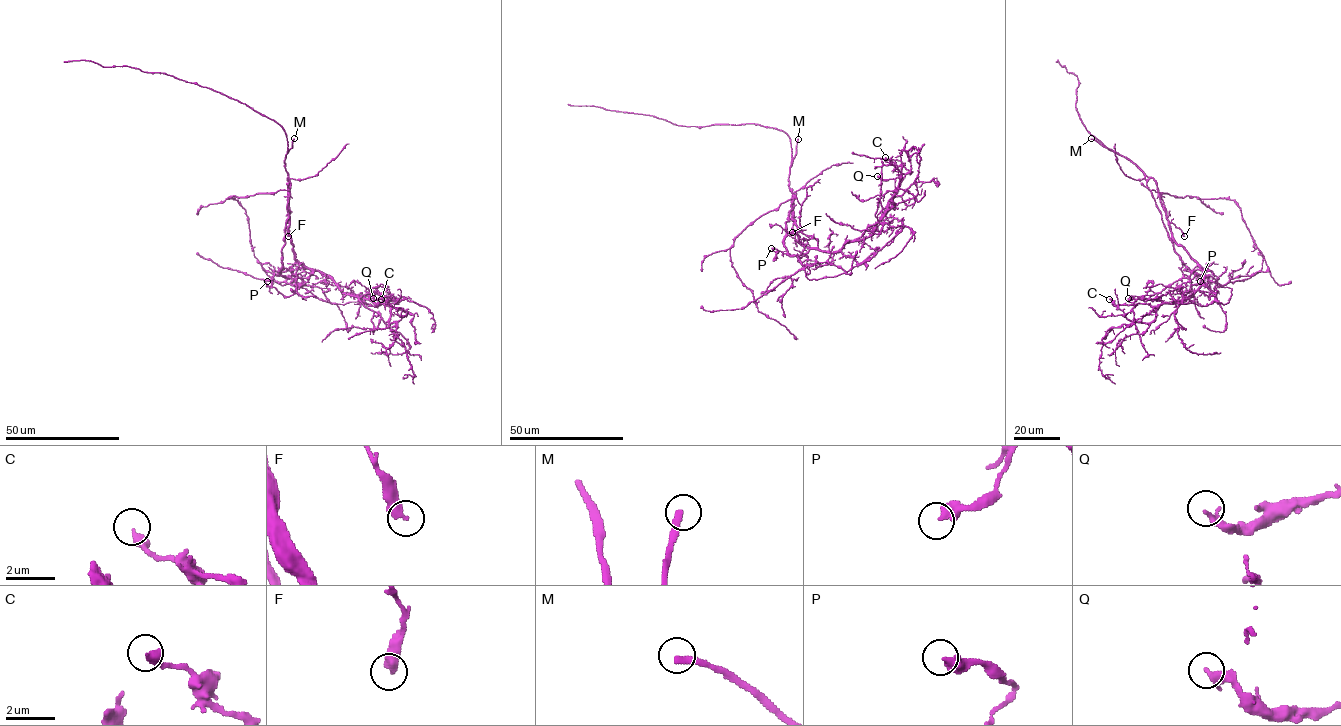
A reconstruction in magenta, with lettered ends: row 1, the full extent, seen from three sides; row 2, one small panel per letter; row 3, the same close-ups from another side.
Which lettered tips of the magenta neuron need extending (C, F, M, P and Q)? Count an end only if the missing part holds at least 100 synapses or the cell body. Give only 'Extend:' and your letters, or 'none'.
Extend: M

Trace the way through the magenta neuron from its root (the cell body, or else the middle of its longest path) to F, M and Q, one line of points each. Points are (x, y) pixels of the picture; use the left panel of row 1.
F: (289, 194), (288, 236)
M: (289, 194), (284, 159), (294, 138)
Q: (289, 194), (288, 231), (294, 257), (326, 274), (343, 292), (364, 297), (374, 303), (391, 299), (373, 298)

